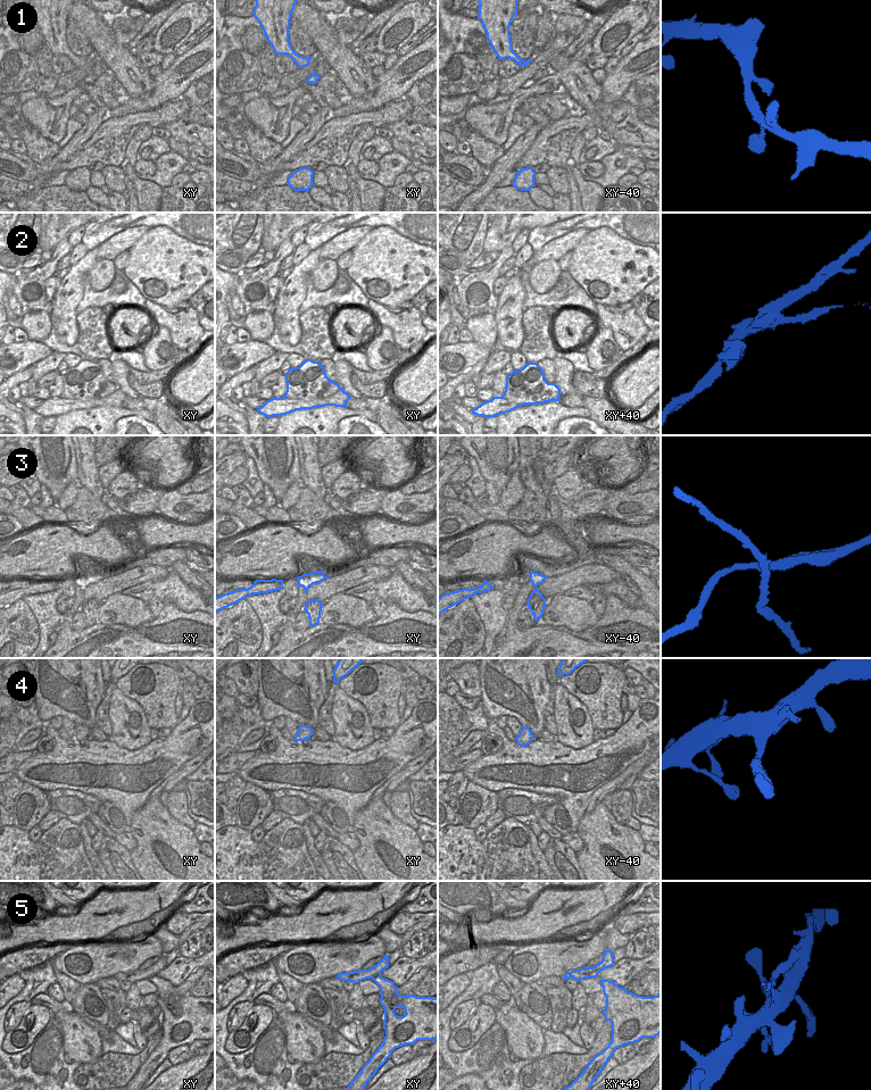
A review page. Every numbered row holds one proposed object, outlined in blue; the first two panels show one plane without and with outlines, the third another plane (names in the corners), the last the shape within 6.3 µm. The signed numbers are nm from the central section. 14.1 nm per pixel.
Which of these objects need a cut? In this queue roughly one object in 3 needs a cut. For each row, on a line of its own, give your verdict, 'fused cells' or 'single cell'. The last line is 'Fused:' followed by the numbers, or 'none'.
1: single cell
2: fused cells
3: fused cells
4: single cell
5: single cell
Fused: 2, 3

